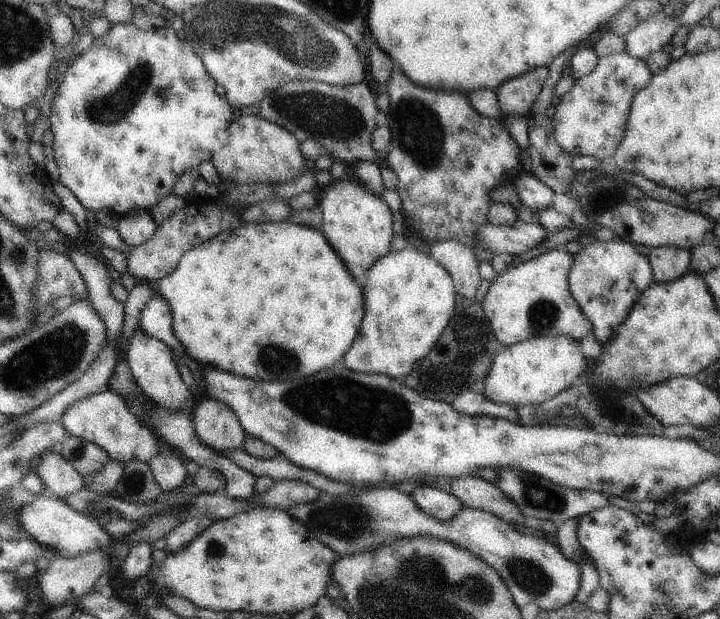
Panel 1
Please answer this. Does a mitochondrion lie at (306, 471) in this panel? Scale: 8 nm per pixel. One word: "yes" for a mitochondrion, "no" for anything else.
no

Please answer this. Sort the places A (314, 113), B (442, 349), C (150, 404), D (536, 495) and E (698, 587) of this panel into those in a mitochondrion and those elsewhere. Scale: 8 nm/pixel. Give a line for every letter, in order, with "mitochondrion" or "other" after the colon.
A: mitochondrion
B: other
C: other
D: mitochondrion
E: mitochondrion

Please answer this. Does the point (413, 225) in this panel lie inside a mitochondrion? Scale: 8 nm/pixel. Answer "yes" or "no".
no

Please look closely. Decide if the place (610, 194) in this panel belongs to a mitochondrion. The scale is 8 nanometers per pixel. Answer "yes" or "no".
yes

